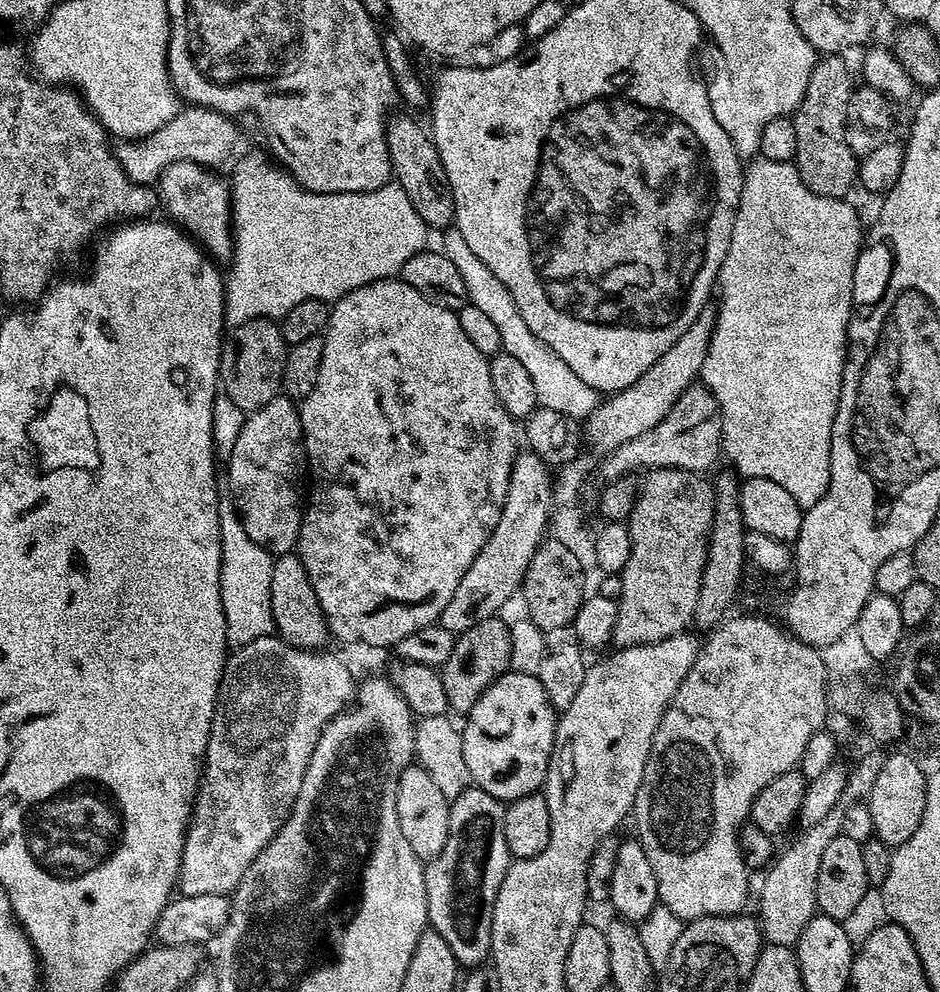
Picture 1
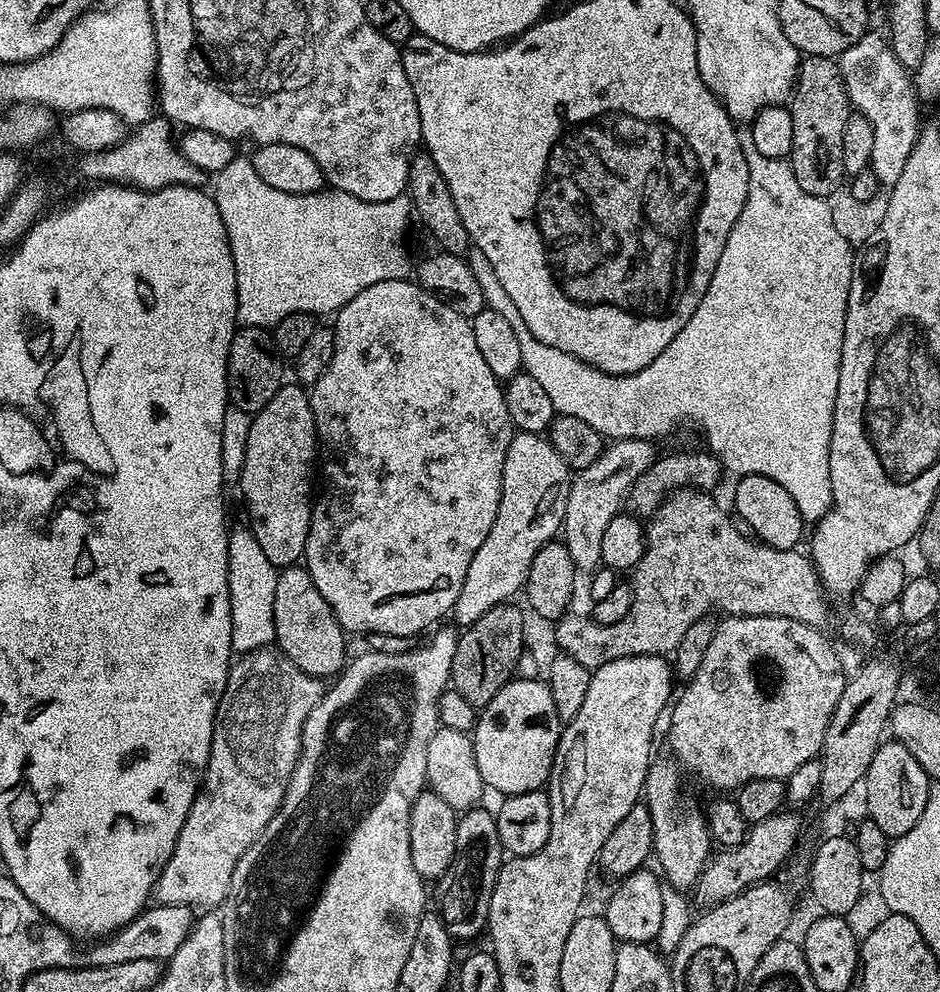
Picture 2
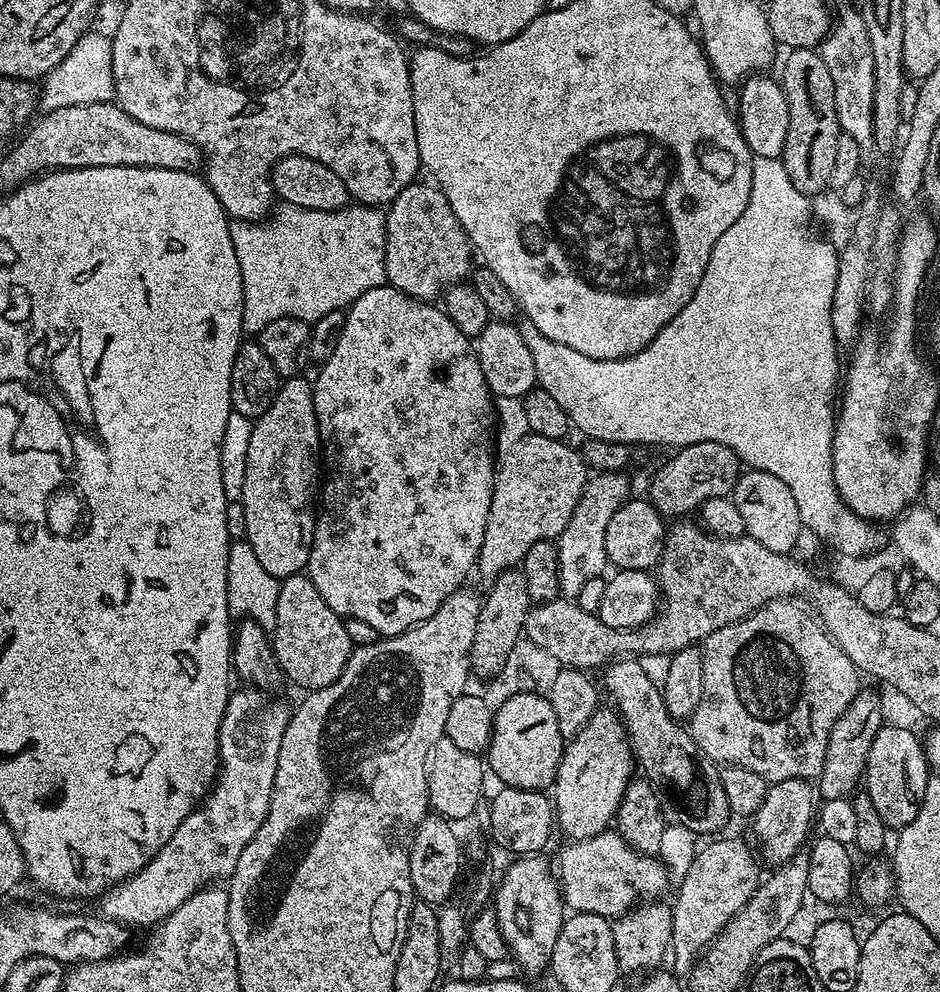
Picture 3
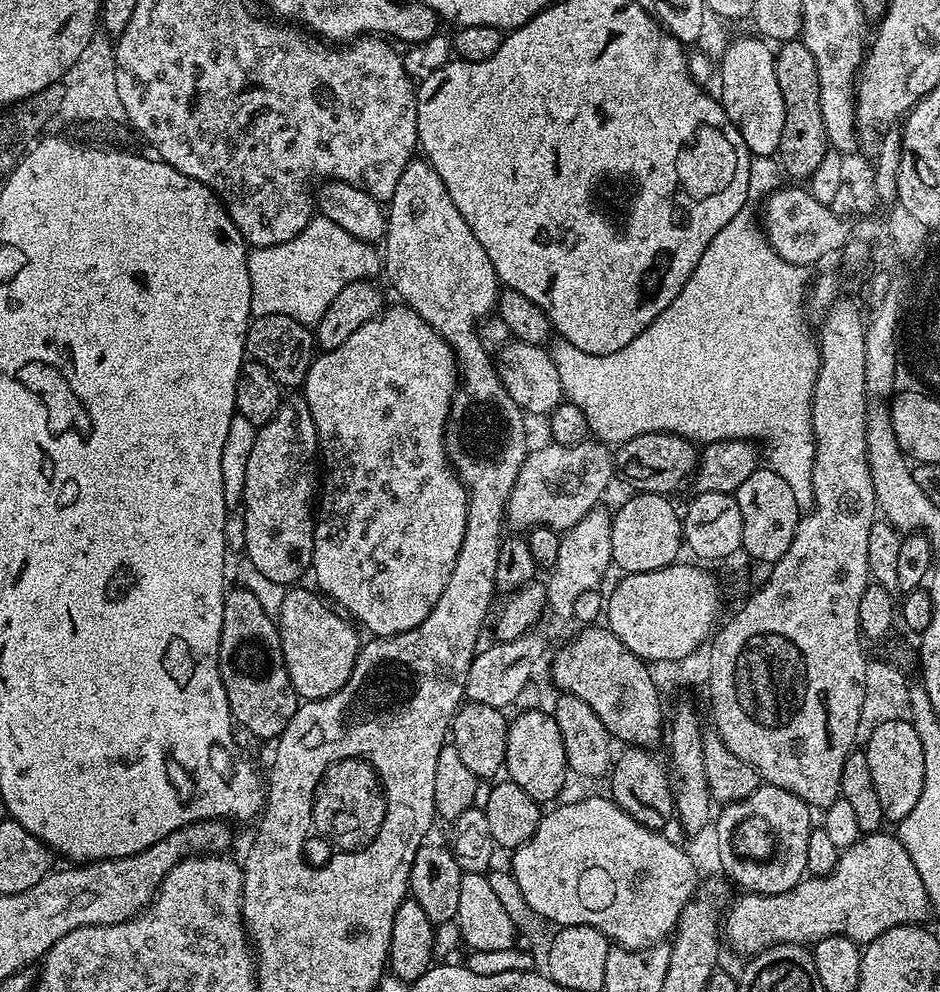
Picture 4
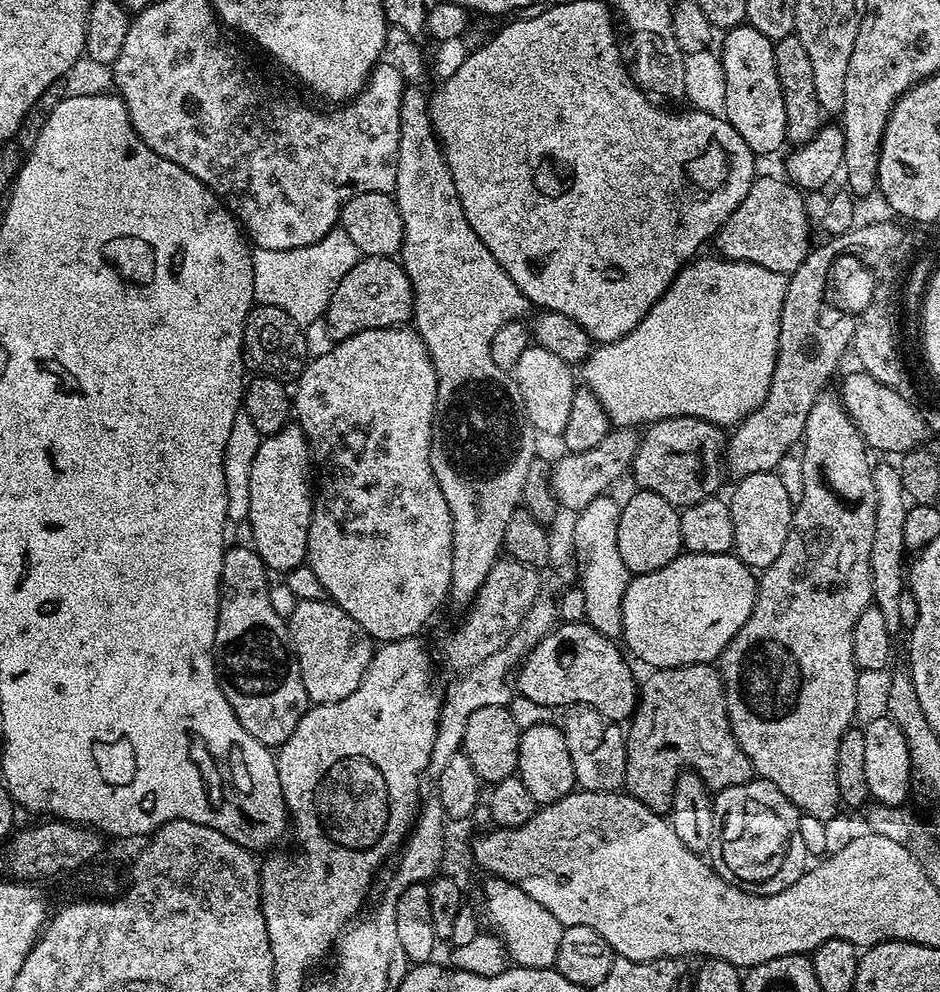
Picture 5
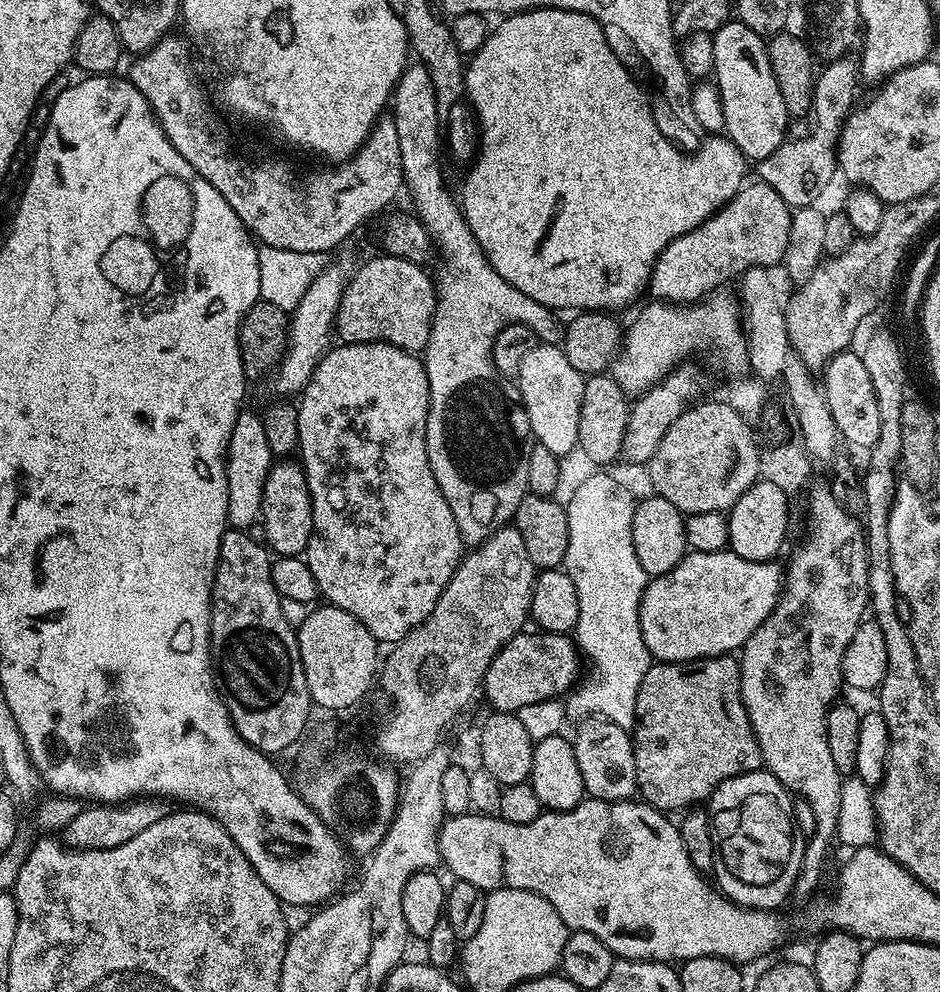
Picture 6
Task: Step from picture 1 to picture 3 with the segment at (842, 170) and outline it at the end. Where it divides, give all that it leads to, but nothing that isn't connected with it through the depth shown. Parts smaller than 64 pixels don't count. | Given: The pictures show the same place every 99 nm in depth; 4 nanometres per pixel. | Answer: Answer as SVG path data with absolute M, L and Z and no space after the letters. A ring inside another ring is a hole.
M816 48L791 49L784 60L784 69L778 75L779 83L786 94L786 102L790 106L790 130L786 130L786 146L782 157L786 166L786 174L790 174L790 182L798 186L805 196L812 198L817 192L828 188L830 173L834 171L834 157L838 150L838 138L842 135L838 114L835 113L834 83L830 78L829 67L823 61Z

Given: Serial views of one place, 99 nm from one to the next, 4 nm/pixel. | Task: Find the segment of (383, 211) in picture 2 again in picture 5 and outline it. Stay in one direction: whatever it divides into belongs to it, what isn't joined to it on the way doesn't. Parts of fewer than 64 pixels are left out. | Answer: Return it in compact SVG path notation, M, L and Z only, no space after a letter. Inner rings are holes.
M333 230L326 234L326 238L314 242L314 246L304 246L298 250L256 248L252 252L255 303L278 306L278 310L286 310L294 322L309 326L327 313L328 303L338 282L342 282L342 278L354 270L361 258L358 246L354 246L350 234L343 230Z

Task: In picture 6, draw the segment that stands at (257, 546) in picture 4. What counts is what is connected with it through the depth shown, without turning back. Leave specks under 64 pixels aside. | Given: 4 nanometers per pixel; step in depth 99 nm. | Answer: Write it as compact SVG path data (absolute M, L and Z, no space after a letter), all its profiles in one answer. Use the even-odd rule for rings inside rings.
M280 458L273 463L262 490L260 520L264 524L263 543L276 556L303 557L307 553L312 537L312 495L304 469L295 459Z

